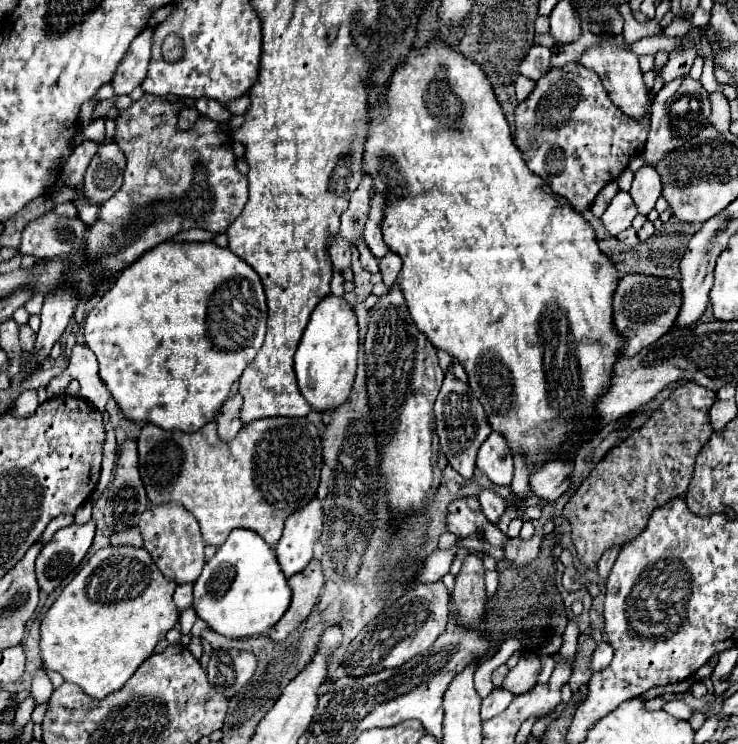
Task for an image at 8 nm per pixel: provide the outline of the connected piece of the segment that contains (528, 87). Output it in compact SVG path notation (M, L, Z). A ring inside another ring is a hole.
M518 77L516 79L516 97L518 97L520 103L532 93L532 89L534 89L534 81L530 81L528 77Z

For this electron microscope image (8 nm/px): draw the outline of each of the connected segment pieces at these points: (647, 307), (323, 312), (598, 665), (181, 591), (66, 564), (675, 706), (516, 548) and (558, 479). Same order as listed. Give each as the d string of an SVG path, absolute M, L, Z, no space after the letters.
M626 275L620 279L614 293L614 323L620 335L624 335L624 357L632 357L644 347L652 345L664 333L672 329L678 319L682 305L680 283L676 279L666 277L650 277L650 275Z
M328 295L314 309L310 323L300 339L298 351L294 355L294 371L298 379L300 393L312 405L314 411L336 409L346 403L354 375L356 375L356 359L358 359L358 323L352 305L344 297Z
M598 641L598 647L596 647L596 651L592 655L592 661L590 661L590 673L594 675L594 673L604 671L606 665L612 661L612 655L614 655L612 647L606 641Z
M192 585L176 587L176 591L174 591L174 603L176 603L178 611L188 609L192 605Z
M94 521L86 525L70 525L60 529L52 541L44 545L36 559L36 579L42 593L50 595L68 573L80 565L92 545L94 531Z
M670 699L670 701L666 701L662 709L668 711L670 715L678 717L678 719L688 719L688 717L692 715L692 709L690 709L684 701L678 701L678 699Z
M534 533L534 537L530 541L520 541L518 537L512 539L512 547L506 547L504 549L504 555L506 559L516 565L516 567L524 567L528 563L532 563L536 557L538 557L538 551L540 551L540 541L542 541L542 535L540 533Z
M560 461L546 463L540 471L530 475L532 495L538 497L542 505L554 503L568 489L572 467L574 463L560 463Z

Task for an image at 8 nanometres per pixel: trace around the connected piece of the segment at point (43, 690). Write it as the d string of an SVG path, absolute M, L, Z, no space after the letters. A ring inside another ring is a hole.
M40 669L40 671L36 673L36 677L34 677L34 683L32 683L32 697L34 697L36 705L46 703L46 701L50 699L52 691L54 691L54 687L52 687L52 683L50 683L46 671Z

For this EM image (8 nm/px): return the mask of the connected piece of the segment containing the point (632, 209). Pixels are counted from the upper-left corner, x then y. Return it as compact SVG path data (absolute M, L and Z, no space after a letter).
M618 191L618 195L612 199L608 209L602 215L602 223L608 229L610 235L618 235L620 231L628 229L632 225L632 219L636 217L636 205L630 193Z

